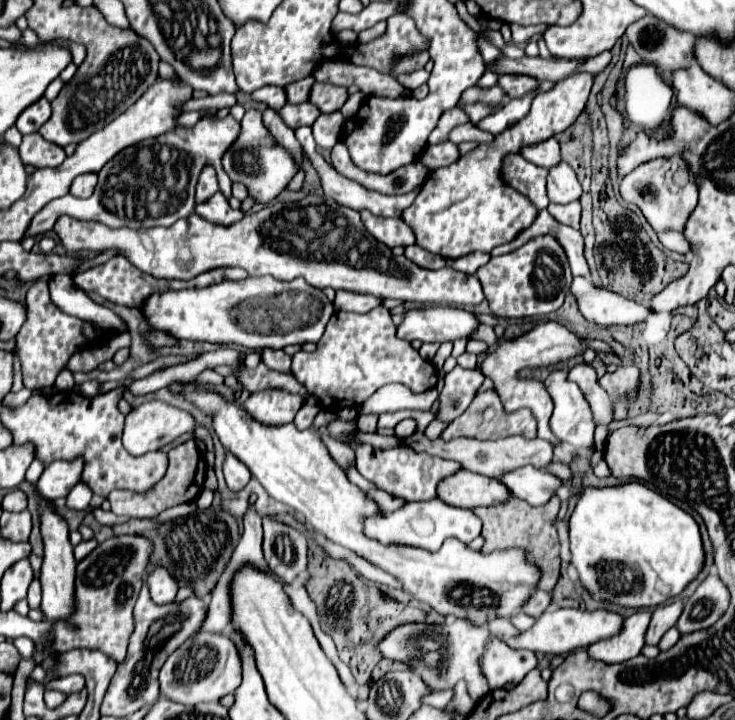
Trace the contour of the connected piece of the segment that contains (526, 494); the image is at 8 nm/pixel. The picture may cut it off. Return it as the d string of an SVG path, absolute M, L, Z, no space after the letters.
M532 465L518 467L510 473L506 473L500 479L514 497L520 497L528 501L530 505L542 505L550 501L550 495L556 495L562 487L562 481L542 469L536 469Z

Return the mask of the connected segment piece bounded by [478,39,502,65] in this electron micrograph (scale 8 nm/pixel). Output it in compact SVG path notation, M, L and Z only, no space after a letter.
M480 39L480 41L478 41L478 47L480 47L480 53L482 53L482 57L484 57L486 65L488 65L488 63L492 63L492 61L498 61L498 59L502 57L502 51L500 51L498 47L494 47L492 43L484 41L484 39Z

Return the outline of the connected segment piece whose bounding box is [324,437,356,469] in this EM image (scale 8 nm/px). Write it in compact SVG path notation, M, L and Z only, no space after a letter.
M324 437L324 445L328 447L332 459L334 459L342 469L350 467L350 463L356 463L356 459L354 459L354 449L350 449L348 445L344 447L342 443L334 441L332 437Z

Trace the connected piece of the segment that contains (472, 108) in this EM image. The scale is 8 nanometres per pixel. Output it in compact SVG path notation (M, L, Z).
M466 105L464 111L470 115L470 121L472 121L472 123L478 123L482 117L490 115L494 109L490 109L490 107L486 107L486 105Z

